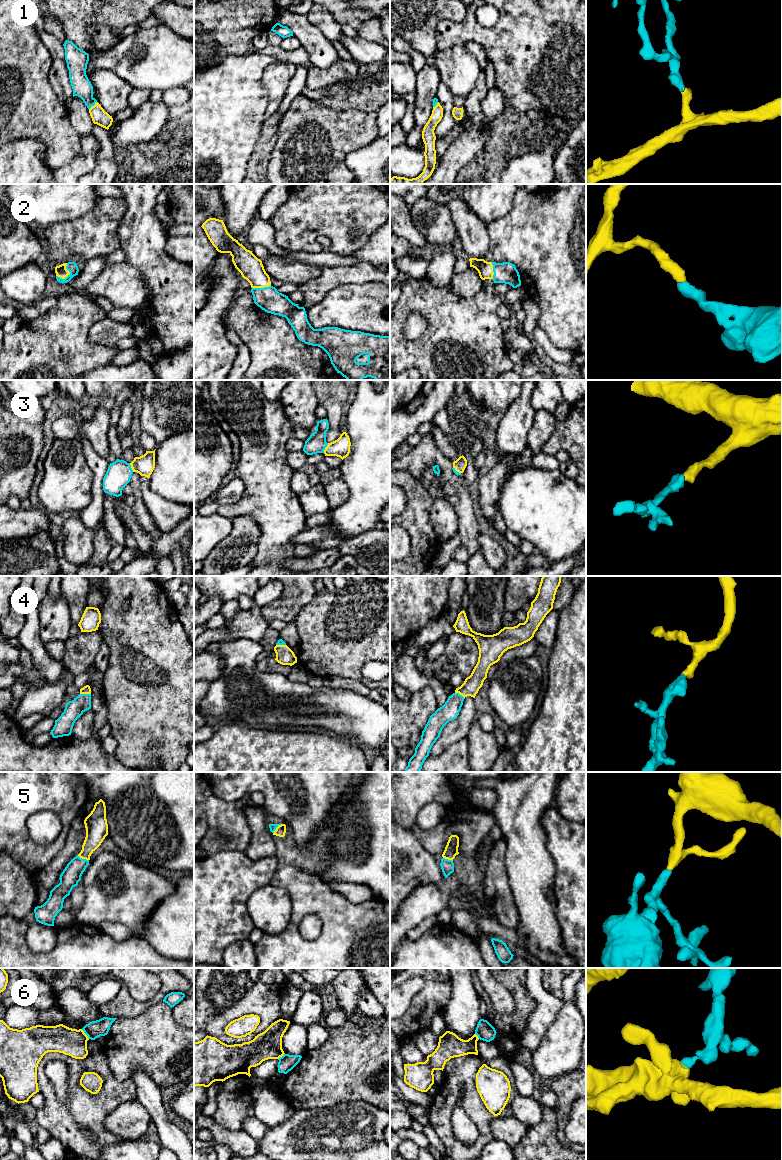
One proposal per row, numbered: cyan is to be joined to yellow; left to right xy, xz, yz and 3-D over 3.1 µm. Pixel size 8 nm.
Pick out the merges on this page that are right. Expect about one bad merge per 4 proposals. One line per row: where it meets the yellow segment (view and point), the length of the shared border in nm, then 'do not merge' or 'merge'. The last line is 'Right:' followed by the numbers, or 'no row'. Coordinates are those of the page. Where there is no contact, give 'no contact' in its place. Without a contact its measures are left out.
1: xy (94, 105) | 90 nm | merge
2: xy (67, 275) | 140 nm | merge
3: xz (325, 448) | 90 nm | merge
4: xy (85, 693) | 90 nm | merge
5: xy (83, 858) | 100 nm | merge
6: xy (85, 1034) | 100 nm | do not merge
Right: 1, 2, 3, 4, 5

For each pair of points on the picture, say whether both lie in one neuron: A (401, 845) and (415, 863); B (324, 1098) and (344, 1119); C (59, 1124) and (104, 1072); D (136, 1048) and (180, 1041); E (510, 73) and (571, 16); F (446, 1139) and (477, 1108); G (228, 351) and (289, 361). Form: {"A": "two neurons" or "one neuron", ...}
{"A": "one neuron", "B": "two neurons", "C": "one neuron", "D": "one neuron", "E": "one neuron", "F": "one neuron", "G": "two neurons"}

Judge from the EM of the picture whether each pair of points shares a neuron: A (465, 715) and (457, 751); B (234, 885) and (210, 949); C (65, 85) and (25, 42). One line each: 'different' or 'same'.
A: different
B: same
C: different

